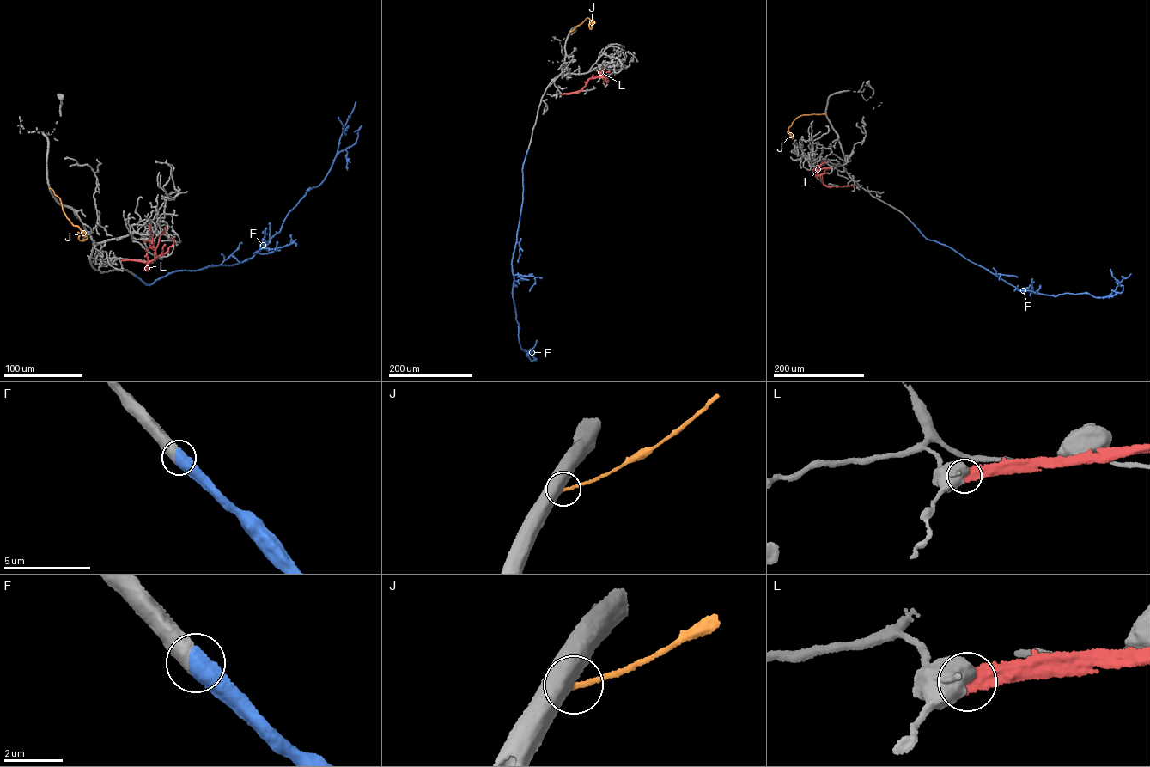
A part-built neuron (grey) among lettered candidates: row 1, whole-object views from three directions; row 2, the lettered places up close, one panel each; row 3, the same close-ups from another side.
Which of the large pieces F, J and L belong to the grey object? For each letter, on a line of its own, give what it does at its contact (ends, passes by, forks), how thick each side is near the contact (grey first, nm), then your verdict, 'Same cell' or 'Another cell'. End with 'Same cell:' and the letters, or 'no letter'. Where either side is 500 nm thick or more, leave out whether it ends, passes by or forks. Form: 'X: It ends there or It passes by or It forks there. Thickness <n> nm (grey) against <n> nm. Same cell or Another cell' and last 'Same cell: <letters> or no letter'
F: Thickness 700 nm (grey) against 700 nm. Same cell
J: Thickness 550 nm (grey) against 160 nm. Another cell
L: Thickness 700 nm (grey) against 550 nm. Another cell
Same cell: F

